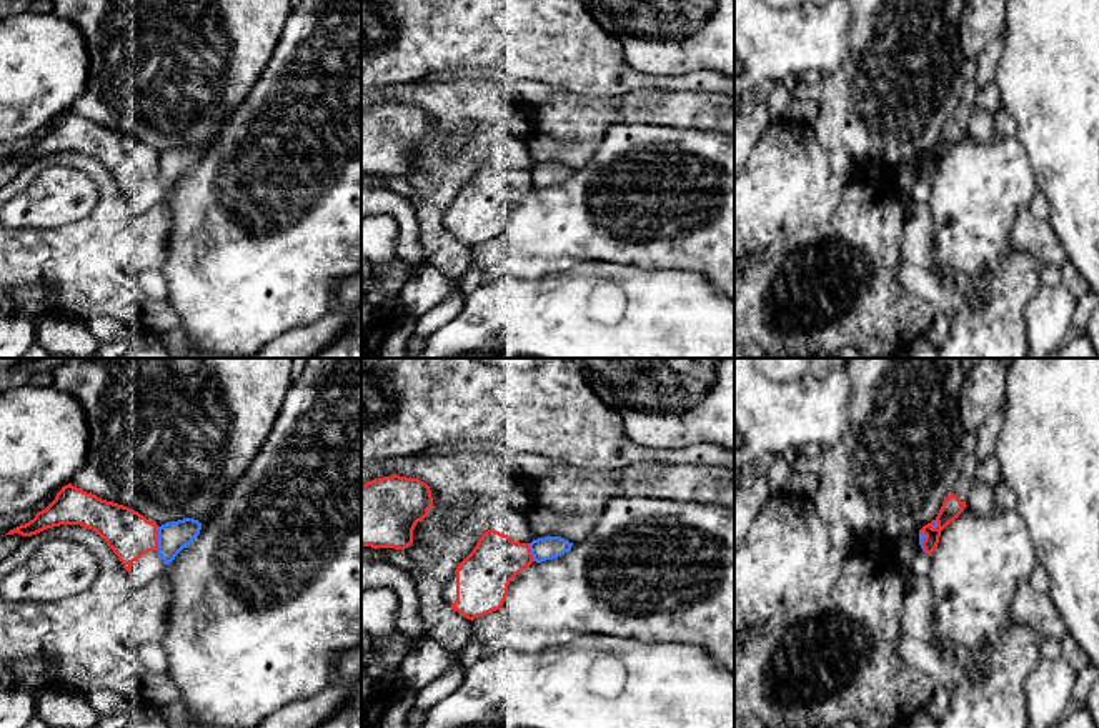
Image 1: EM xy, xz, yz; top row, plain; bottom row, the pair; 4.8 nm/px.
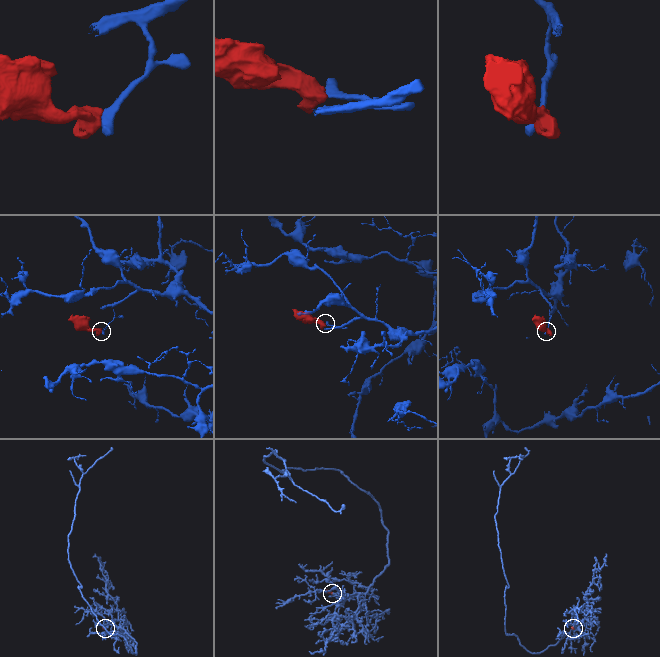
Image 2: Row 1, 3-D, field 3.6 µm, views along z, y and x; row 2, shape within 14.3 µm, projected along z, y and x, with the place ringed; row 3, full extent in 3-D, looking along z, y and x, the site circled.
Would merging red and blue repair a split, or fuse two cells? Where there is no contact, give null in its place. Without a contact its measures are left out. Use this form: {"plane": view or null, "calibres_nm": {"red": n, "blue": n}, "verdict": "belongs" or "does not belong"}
{"plane": "xy", "calibres_nm": {"red": 220, "blue": 150}, "verdict": "does not belong"}

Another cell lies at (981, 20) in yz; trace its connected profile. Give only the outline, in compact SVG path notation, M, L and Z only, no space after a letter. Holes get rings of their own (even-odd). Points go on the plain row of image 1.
M964 0L959 40L964 58L976 58L1006 28L1006 0Z

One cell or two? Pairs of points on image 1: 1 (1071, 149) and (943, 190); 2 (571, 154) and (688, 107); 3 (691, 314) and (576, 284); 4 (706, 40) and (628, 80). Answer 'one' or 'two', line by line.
1: two
2: one
3: one
4: two

